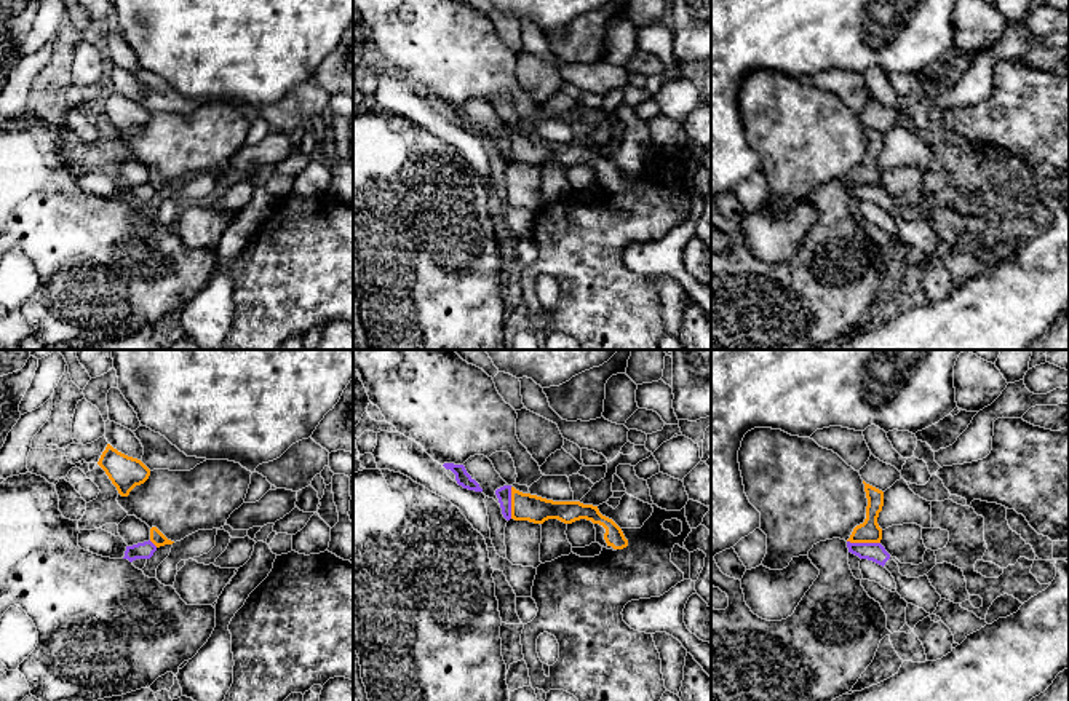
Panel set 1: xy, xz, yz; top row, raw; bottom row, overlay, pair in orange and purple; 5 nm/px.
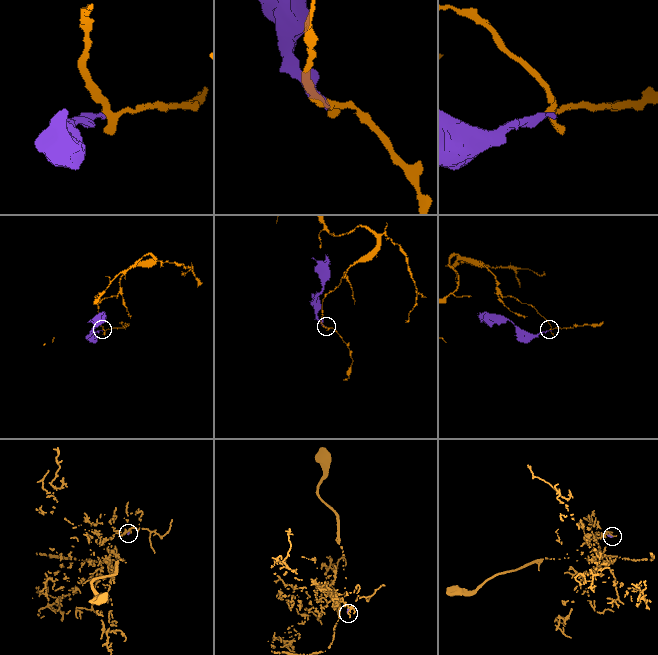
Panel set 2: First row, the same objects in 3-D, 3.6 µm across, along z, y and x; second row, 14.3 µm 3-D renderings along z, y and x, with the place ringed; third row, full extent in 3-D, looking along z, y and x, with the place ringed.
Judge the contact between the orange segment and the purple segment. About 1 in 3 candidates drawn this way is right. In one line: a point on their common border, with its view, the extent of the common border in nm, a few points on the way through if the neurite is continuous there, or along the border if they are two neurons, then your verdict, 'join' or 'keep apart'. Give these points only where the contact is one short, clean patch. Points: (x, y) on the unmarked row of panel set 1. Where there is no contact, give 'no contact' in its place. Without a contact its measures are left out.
meets orange in yz at (863, 184); contact 170 nm long; border along yz (847, 182), (879, 186); keep apart

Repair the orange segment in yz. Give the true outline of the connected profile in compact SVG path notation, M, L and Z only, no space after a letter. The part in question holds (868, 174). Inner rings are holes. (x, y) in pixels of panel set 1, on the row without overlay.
M866 126L864 134L868 141L866 161L863 166L856 168L847 184L850 185L880 185L882 171L877 166L879 155L884 149L884 134Z

